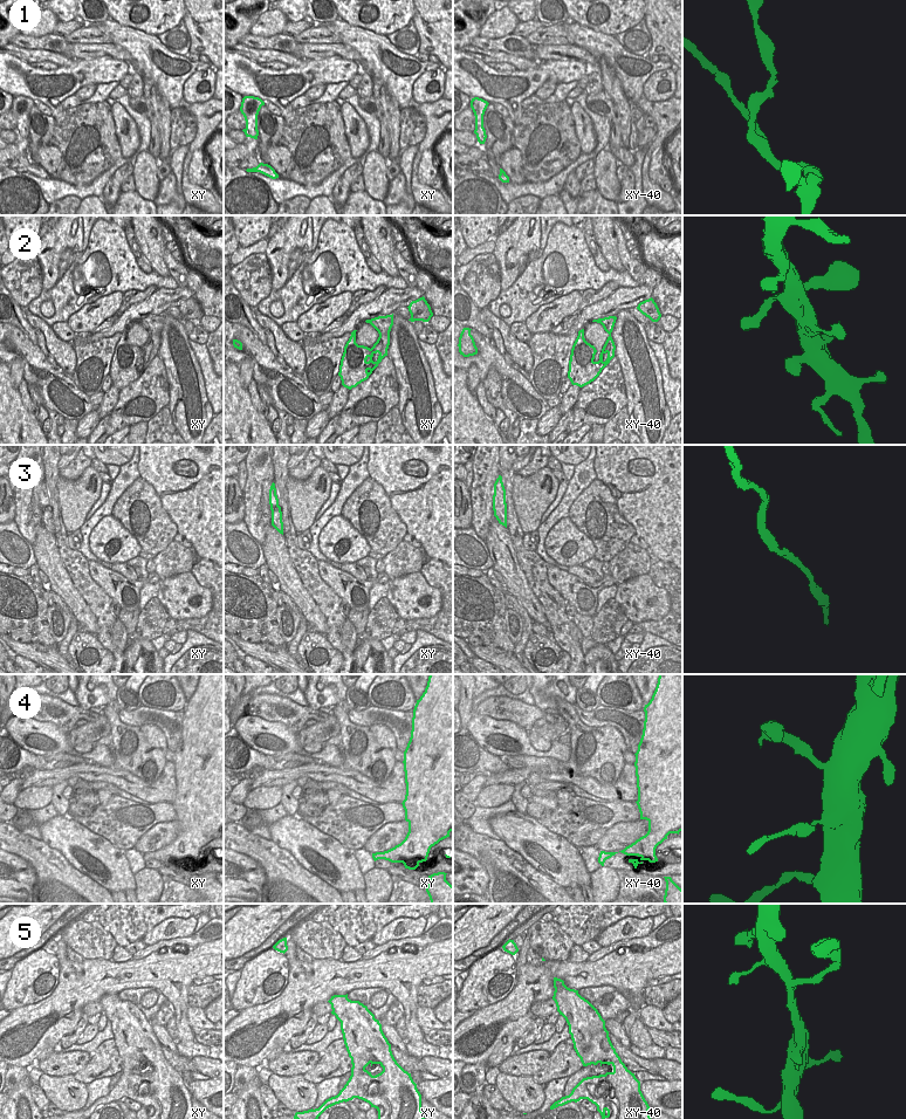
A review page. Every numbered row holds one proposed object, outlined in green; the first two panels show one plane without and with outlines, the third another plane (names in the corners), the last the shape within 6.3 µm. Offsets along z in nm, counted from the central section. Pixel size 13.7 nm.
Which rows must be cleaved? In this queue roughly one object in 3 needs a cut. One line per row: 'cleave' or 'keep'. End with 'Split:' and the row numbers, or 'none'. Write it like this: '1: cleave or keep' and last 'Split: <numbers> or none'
1: cleave
2: keep
3: keep
4: cleave
5: keep
Split: 1, 4

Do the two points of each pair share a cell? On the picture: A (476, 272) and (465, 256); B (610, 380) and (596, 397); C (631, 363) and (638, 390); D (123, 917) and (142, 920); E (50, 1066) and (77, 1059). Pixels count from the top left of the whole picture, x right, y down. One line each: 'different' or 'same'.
A: different
B: same
C: same
D: same
E: same

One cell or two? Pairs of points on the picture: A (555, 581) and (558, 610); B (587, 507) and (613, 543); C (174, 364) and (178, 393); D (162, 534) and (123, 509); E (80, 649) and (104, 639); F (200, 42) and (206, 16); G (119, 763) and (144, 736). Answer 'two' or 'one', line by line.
A: two
B: one
C: one
D: one
E: two
F: one
G: one

